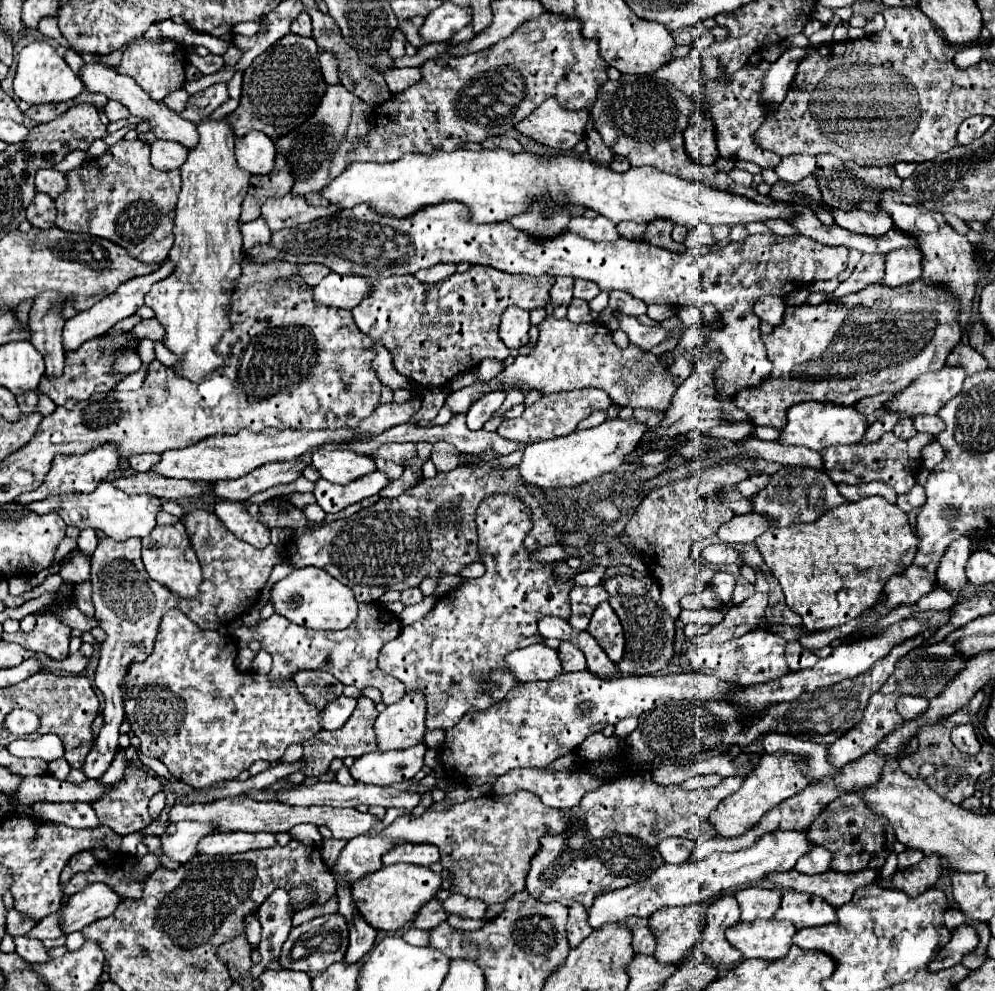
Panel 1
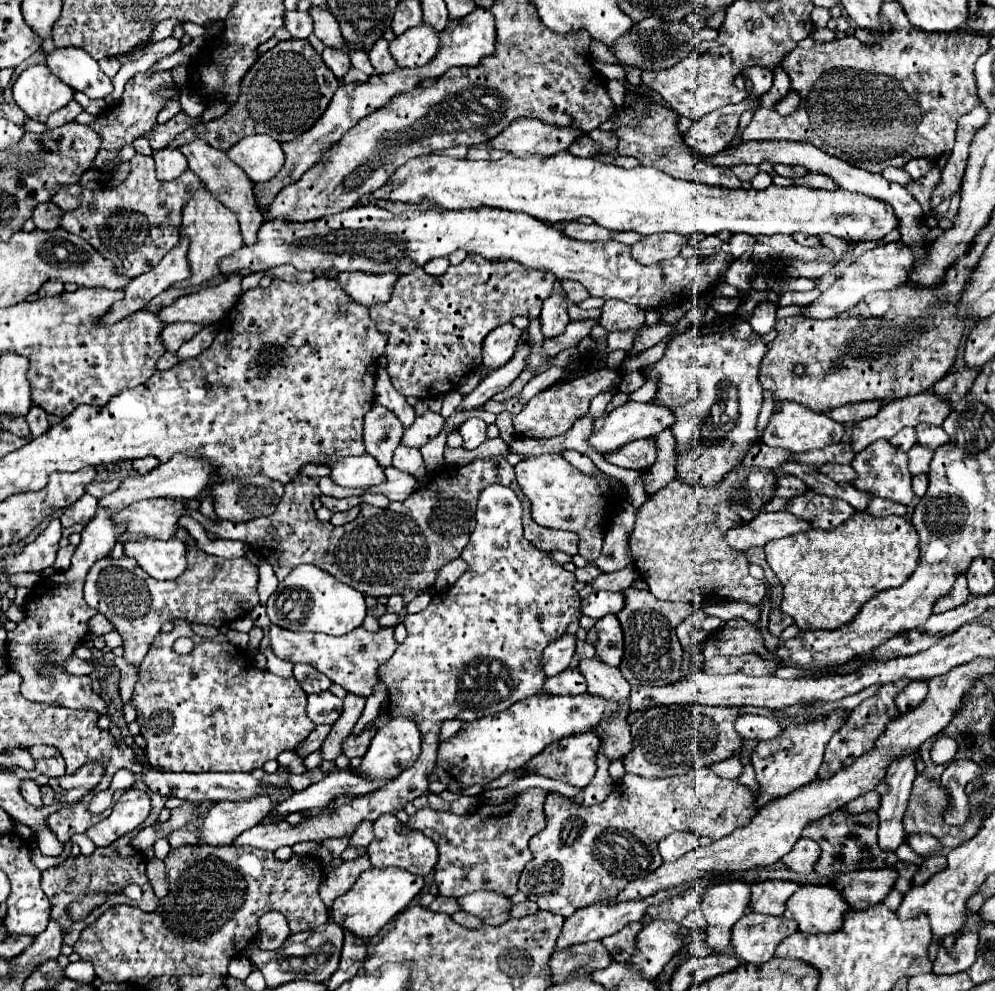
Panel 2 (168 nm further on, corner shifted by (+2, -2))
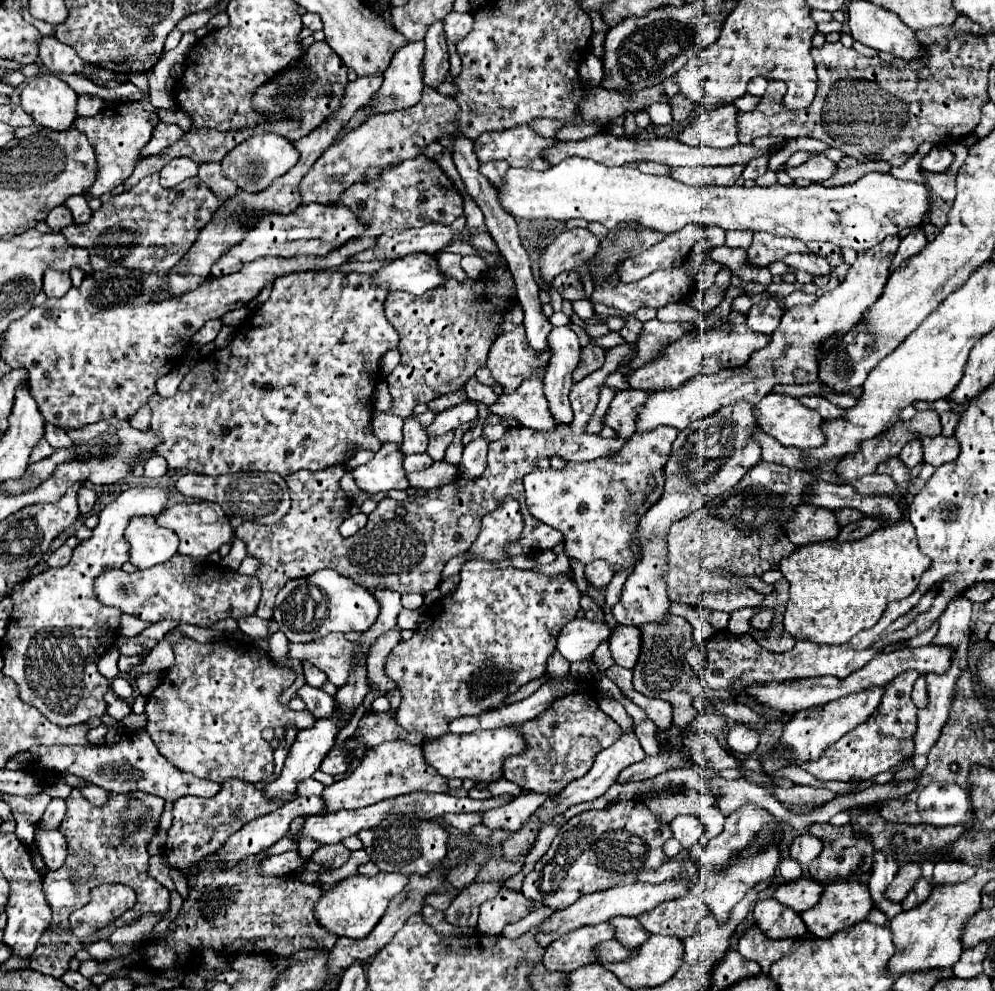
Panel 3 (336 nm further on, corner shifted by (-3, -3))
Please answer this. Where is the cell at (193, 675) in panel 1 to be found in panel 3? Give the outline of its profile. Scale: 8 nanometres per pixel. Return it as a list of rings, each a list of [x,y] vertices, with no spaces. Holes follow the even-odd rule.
[[[180,638],[178,642],[174,642],[172,648],[174,648],[176,662],[162,674],[162,682],[160,682],[160,684],[148,694],[148,698],[146,698],[146,716],[148,716],[146,732],[148,732],[148,736],[152,738],[152,742],[156,744],[158,752],[160,752],[170,764],[174,764],[178,770],[182,770],[182,772],[192,772],[192,774],[198,776],[198,778],[214,780],[214,782],[218,782],[218,784],[222,784],[222,782],[226,782],[226,780],[230,780],[230,778],[238,778],[238,780],[244,780],[244,782],[260,782],[260,780],[272,776],[272,752],[274,752],[274,750],[272,750],[272,744],[262,738],[262,730],[266,730],[266,728],[276,730],[276,728],[288,728],[288,726],[294,726],[296,730],[306,730],[306,728],[312,728],[314,722],[316,722],[316,718],[310,714],[310,710],[300,710],[300,712],[296,712],[296,710],[292,710],[292,708],[280,704],[282,692],[284,692],[284,690],[294,682],[294,678],[296,678],[294,672],[276,668],[276,666],[266,658],[266,654],[262,654],[262,652],[256,650],[254,644],[244,644],[244,642],[240,644],[240,642],[234,642],[234,640],[218,640],[218,642],[200,644],[200,642],[192,640],[192,638]]]

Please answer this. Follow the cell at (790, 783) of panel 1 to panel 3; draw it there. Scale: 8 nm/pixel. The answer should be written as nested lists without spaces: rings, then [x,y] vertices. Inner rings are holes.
[[[870,688],[870,690],[862,690],[858,694],[844,696],[834,702],[828,702],[824,706],[814,706],[810,710],[796,712],[794,718],[786,724],[786,728],[780,736],[780,744],[784,744],[788,748],[788,754],[792,760],[800,760],[800,762],[818,760],[828,746],[836,744],[846,732],[854,730],[860,722],[866,722],[866,718],[870,718],[870,714],[878,708],[882,692],[884,692],[884,688]]]

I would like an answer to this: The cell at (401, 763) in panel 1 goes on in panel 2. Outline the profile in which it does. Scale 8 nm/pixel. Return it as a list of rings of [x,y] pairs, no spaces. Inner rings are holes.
[[[353,769],[335,771],[325,775],[319,783],[313,783],[305,791],[295,791],[295,795],[289,797],[289,801],[285,801],[285,805],[273,807],[271,813],[285,813],[287,817],[301,809],[327,809],[339,795],[347,795],[347,797],[367,795],[381,789],[383,785],[385,781],[369,783],[367,779],[353,773]]]

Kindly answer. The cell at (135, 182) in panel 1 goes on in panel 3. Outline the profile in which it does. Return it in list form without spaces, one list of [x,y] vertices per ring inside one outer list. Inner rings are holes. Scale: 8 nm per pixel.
[[[158,174],[142,178],[134,188],[112,196],[86,224],[70,224],[62,230],[74,246],[82,246],[90,252],[92,268],[106,270],[110,266],[124,266],[142,272],[166,272],[170,270],[192,246],[198,230],[212,218],[220,200],[198,178],[188,178],[174,188],[162,188]]]

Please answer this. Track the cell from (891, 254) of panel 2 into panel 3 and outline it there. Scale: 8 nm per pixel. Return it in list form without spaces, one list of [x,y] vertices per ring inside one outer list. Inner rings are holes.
[[[886,238],[882,244],[858,252],[856,262],[850,266],[842,284],[838,284],[832,292],[822,294],[810,306],[794,306],[784,312],[778,330],[772,334],[772,342],[754,352],[746,366],[738,370],[726,370],[714,376],[690,378],[690,382],[682,384],[676,390],[664,390],[650,394],[648,400],[636,408],[636,432],[650,432],[658,426],[672,426],[676,430],[684,430],[686,426],[702,420],[722,406],[746,400],[758,404],[776,384],[808,384],[818,380],[818,356],[822,340],[834,334],[848,332],[862,314],[882,296],[882,290],[890,278],[890,266],[898,252],[900,238]],[[774,370],[774,374],[772,374]]]

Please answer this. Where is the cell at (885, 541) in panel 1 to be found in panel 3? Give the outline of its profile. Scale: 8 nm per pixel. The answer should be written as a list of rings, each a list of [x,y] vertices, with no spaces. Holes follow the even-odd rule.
[[[902,520],[892,526],[882,526],[870,536],[852,542],[814,542],[796,548],[788,558],[780,560],[780,572],[790,582],[790,600],[784,612],[784,628],[796,640],[812,640],[820,644],[844,644],[860,630],[872,628],[890,600],[902,600],[910,596],[922,572],[930,566],[930,560],[920,552],[914,538],[914,526]]]

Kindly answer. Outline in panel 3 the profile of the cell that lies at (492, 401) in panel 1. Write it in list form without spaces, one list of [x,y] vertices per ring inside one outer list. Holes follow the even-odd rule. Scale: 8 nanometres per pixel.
[[[484,436],[466,444],[464,456],[460,462],[460,476],[468,478],[468,480],[478,478],[486,468],[486,452],[488,452],[488,442]]]

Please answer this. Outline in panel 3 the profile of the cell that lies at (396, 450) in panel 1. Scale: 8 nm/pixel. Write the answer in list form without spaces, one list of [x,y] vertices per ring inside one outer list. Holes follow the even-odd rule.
[[[426,452],[424,454],[404,454],[402,464],[406,472],[414,472],[414,470],[424,470],[426,466],[430,466],[432,458]]]

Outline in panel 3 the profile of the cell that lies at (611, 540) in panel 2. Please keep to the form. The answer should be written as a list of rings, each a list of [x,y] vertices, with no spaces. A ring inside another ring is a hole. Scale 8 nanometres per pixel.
[[[594,560],[594,562],[586,564],[584,574],[586,574],[586,580],[588,580],[594,588],[602,588],[602,586],[606,586],[606,584],[612,580],[614,568],[612,568],[612,564],[608,564],[606,560]]]

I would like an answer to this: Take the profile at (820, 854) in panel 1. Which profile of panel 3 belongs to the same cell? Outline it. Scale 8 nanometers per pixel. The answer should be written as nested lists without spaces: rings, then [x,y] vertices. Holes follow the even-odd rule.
[[[812,834],[796,836],[790,846],[790,856],[802,866],[808,866],[814,858],[818,858],[820,852],[822,852],[822,842],[818,842],[818,838],[814,838]]]

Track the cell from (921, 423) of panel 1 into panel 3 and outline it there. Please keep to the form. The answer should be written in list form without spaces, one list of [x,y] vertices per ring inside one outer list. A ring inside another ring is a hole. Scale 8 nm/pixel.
[[[934,436],[934,438],[922,438],[922,448],[924,448],[924,462],[932,466],[942,466],[944,462],[952,462],[958,458],[960,444],[954,436]]]

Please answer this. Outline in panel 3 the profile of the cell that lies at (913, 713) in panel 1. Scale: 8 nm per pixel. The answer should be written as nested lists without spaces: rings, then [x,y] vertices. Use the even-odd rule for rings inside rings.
[[[920,676],[920,678],[916,680],[916,684],[914,684],[912,702],[914,702],[916,708],[926,708],[926,702],[928,702],[928,698],[926,698],[926,680],[924,680],[922,676]]]

